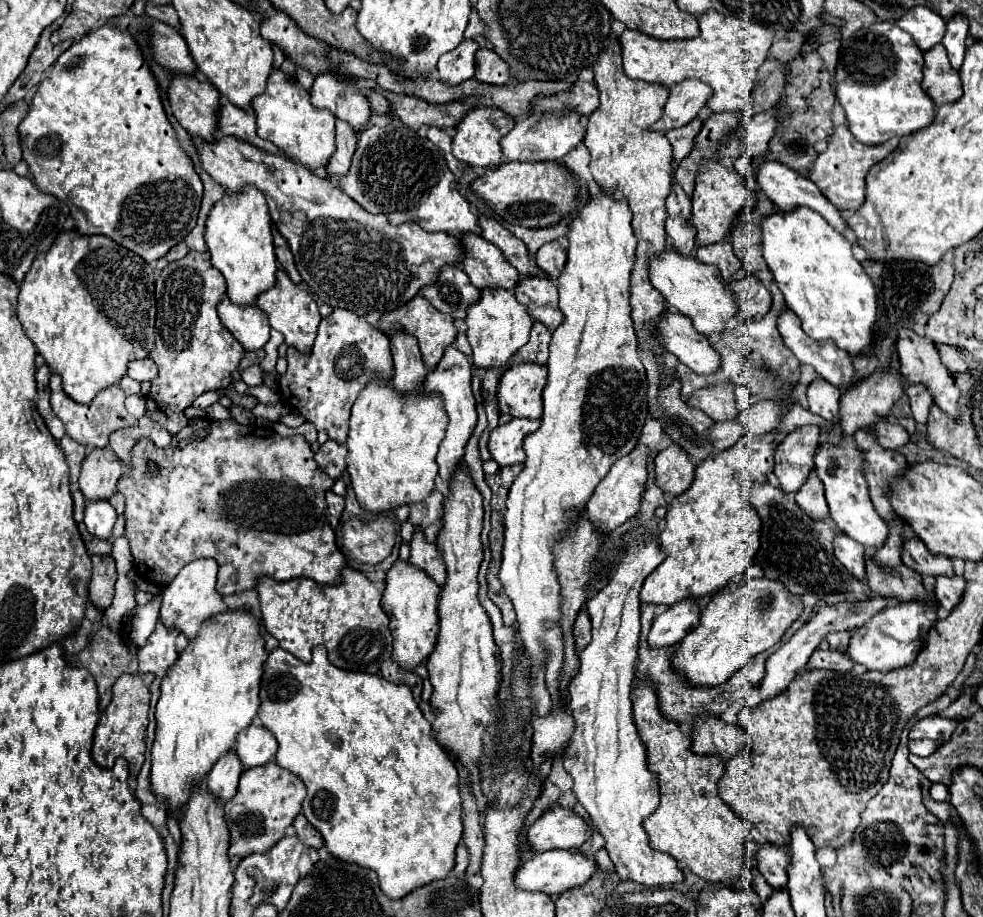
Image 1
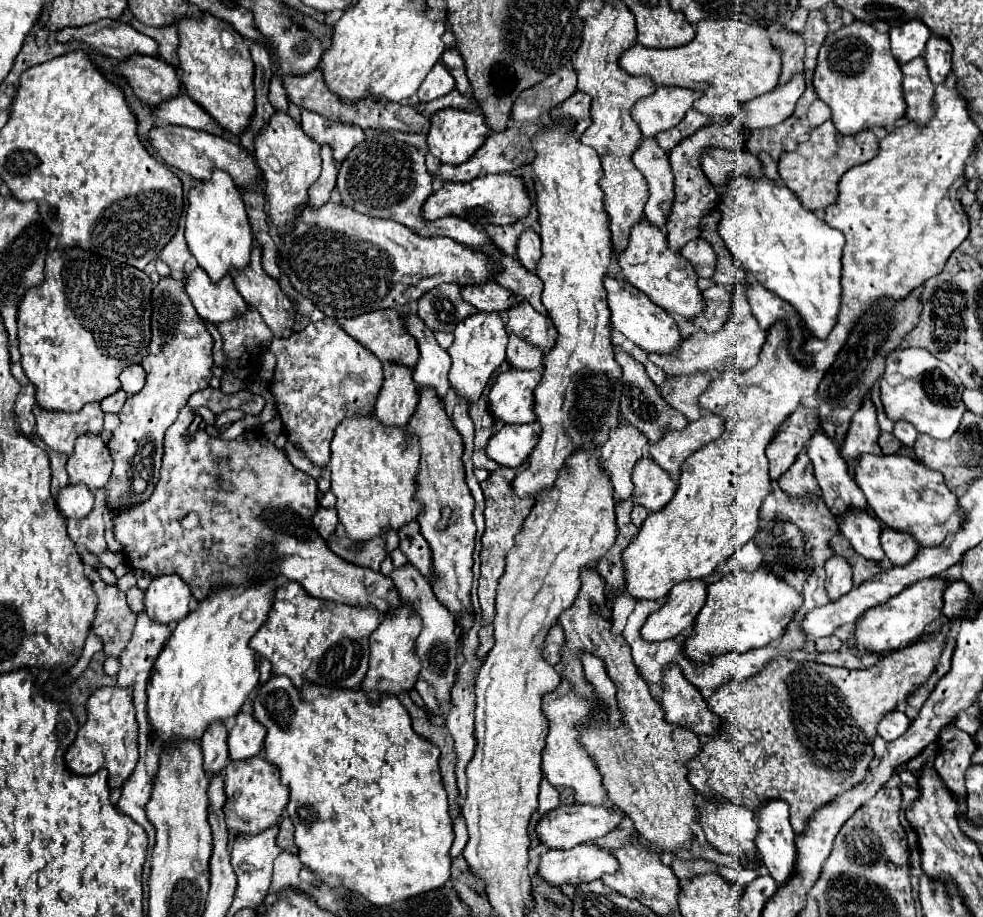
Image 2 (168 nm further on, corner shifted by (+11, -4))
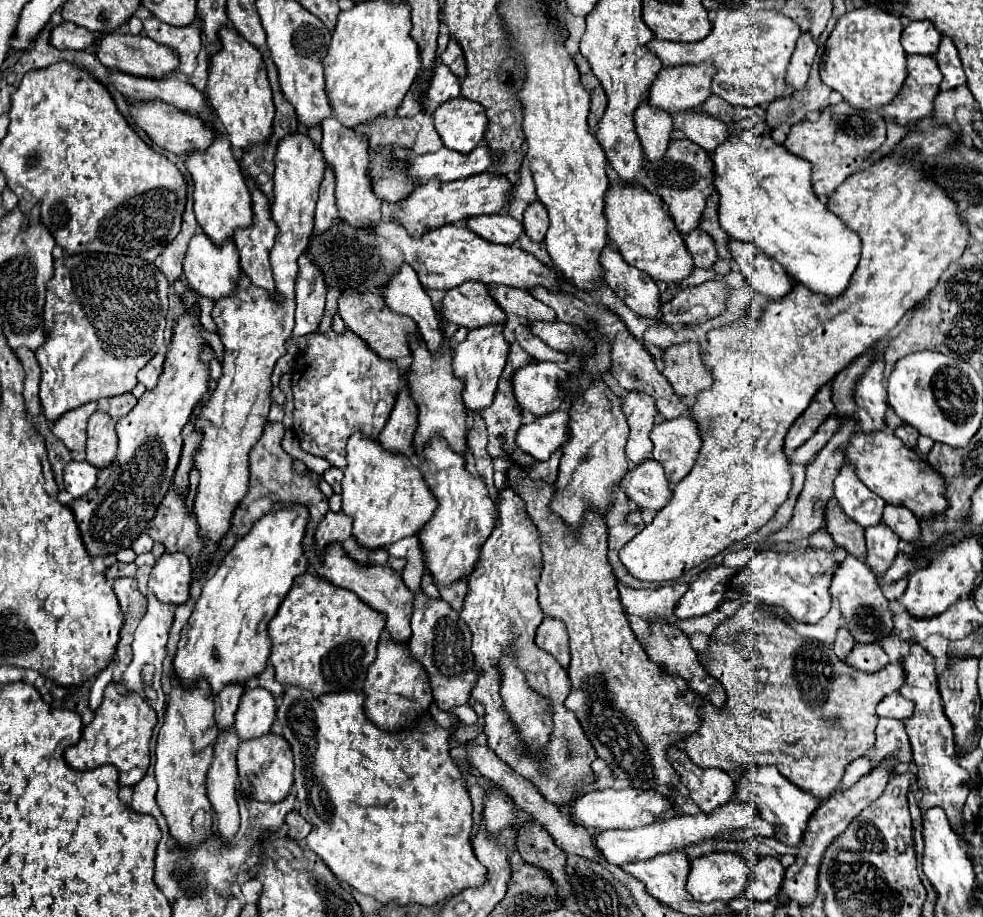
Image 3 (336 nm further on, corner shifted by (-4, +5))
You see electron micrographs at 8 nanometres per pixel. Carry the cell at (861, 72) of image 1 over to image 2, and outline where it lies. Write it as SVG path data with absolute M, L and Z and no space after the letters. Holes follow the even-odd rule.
M855 20L841 30L827 34L813 76L817 96L831 108L831 120L845 136L861 130L889 128L905 120L903 72L889 50L889 34L877 32L871 24Z

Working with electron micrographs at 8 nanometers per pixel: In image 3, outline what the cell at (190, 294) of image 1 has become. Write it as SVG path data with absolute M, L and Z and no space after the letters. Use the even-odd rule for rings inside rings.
M186 311L178 317L158 385L146 391L128 415L118 419L116 433L120 447L116 461L108 469L98 471L98 483L92 493L68 503L90 557L106 557L122 547L132 547L148 529L148 523L172 485L172 475L182 455L180 431L188 423L194 405L208 391L210 379L208 367L198 359L200 347L206 345L200 337L198 315L200 311Z

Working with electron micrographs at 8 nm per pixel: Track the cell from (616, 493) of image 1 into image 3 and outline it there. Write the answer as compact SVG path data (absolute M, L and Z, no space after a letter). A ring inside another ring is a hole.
M628 391L622 411L626 415L630 433L628 433L628 445L626 445L626 457L630 463L638 465L640 461L646 461L652 451L650 431L656 423L656 403L648 393L640 391Z

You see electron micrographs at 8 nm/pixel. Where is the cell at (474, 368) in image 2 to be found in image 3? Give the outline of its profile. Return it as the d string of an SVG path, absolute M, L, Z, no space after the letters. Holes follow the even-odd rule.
M486 325L480 329L468 331L468 337L456 345L454 357L452 357L452 367L454 375L464 379L464 405L468 411L482 411L492 405L494 391L500 379L500 373L506 365L510 345L504 341L502 335L502 325Z

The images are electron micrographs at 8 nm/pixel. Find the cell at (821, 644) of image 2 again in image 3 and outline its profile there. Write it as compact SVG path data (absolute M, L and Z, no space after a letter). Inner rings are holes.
M840 629L838 631L838 637L836 637L836 641L834 641L834 653L844 661L846 657L848 657L848 653L852 651L852 647L854 647L854 637L850 635L850 631L848 629Z

